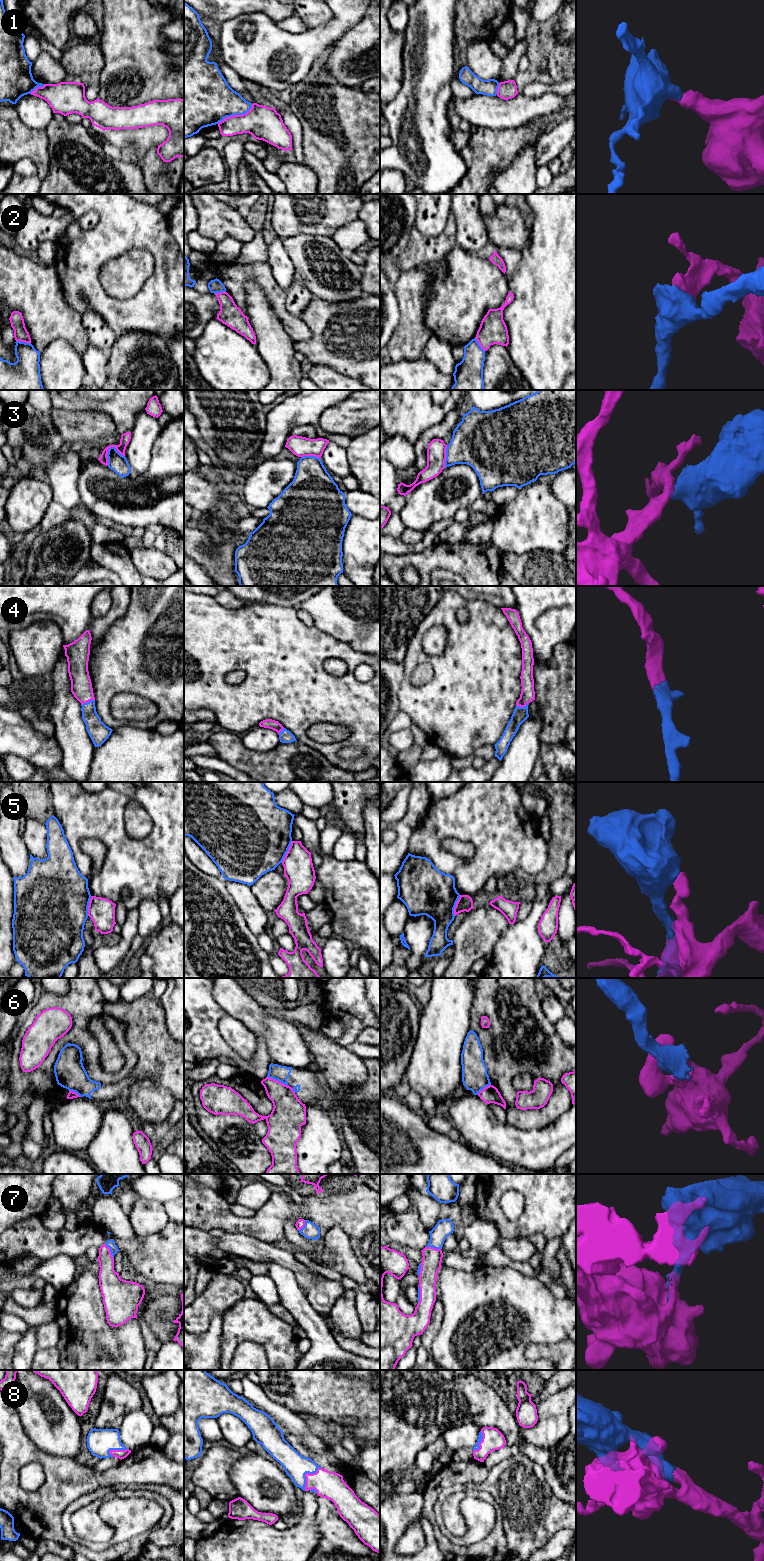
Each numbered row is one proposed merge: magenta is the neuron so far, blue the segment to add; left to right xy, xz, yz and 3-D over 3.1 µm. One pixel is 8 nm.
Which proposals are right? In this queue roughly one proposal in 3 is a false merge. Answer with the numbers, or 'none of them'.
4, 7, 8

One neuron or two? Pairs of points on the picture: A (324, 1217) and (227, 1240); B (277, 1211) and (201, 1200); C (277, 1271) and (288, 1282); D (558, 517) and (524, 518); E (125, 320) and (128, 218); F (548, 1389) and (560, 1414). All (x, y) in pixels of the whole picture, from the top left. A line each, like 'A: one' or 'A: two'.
A: two
B: one
C: one
D: one
E: one
F: two

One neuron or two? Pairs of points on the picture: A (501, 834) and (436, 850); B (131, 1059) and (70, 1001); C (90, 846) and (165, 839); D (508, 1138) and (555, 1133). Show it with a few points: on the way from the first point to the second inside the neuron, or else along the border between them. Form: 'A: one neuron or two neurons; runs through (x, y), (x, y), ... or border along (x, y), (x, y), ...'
A: one neuron; runs through (483, 831), (445, 832)
B: one neuron; runs through (108, 1077), (92, 1065), (80, 1028)
C: two neurons; border along (81, 839), (96, 838), (105, 846), (102, 868)
D: one neuron; runs through (520, 1140), (543, 1140)

